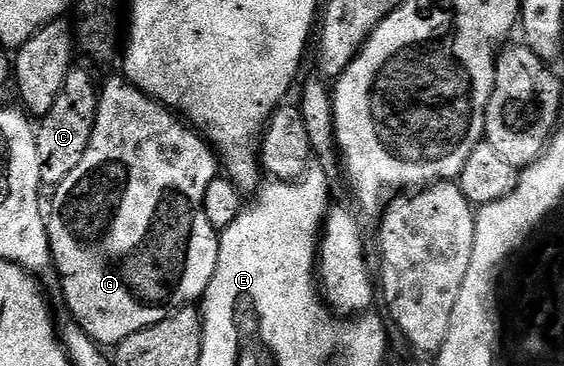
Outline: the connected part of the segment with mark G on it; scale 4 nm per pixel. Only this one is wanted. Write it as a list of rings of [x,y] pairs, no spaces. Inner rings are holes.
[[[121,76],[118,77],[112,78],[106,86],[101,86],[88,151],[84,151],[84,159],[80,159],[80,163],[68,175],[68,179],[53,186],[54,198],[51,201],[49,198],[48,212],[45,214],[52,265],[56,273],[58,269],[59,275],[62,276],[62,293],[66,296],[67,307],[70,308],[69,316],[102,347],[116,347],[121,341],[128,339],[128,335],[160,323],[160,319],[172,315],[177,309],[201,302],[216,271],[220,236],[219,230],[214,229],[212,223],[208,223],[208,215],[204,215],[204,191],[208,191],[208,183],[212,183],[212,179],[220,173],[220,161],[215,150],[193,128],[183,124],[165,105],[155,101],[153,97],[146,96],[141,89],[127,83]]]

